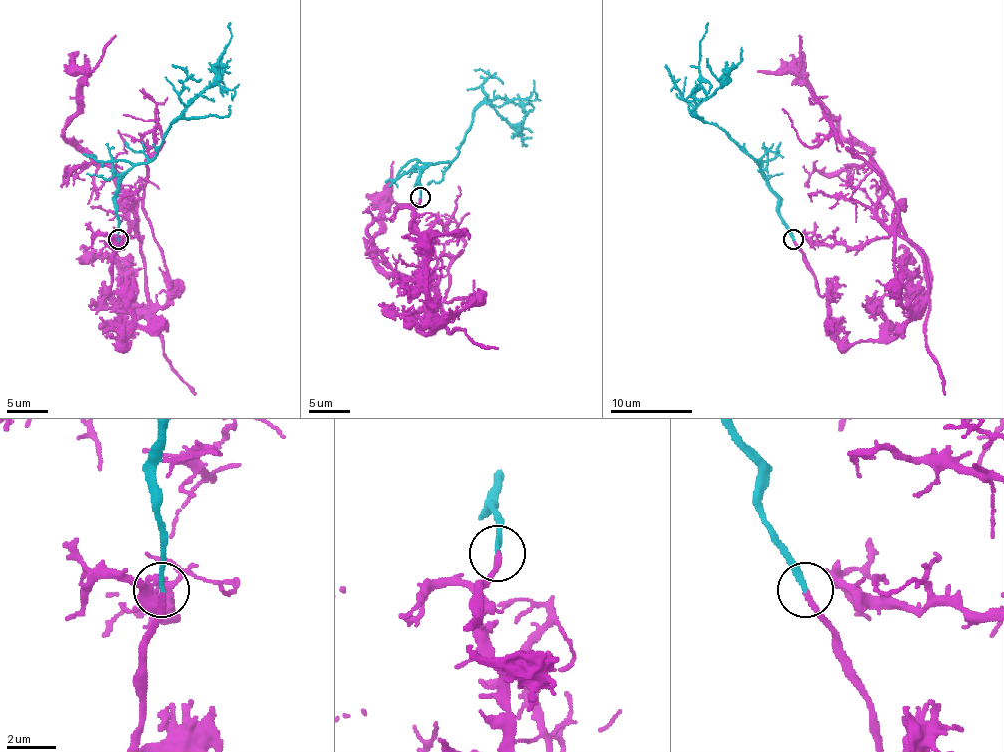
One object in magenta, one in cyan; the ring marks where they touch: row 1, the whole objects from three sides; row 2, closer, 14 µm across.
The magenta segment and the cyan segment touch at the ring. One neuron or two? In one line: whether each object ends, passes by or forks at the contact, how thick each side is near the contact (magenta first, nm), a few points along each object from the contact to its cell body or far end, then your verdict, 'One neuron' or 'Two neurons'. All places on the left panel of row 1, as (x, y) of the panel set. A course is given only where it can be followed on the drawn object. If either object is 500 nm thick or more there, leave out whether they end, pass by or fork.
At the ring magenta ends. At the ring cyan ends. Thickness 200 nm (magenta) against 200 nm. Course of magenta: (117, 240), (109, 295), (132, 315), (125, 342), (115, 244), (136, 203), (64, 135), (78, 86), (115, 35). Course of cyan: (117, 240), (115, 197), (121, 178), (156, 154), (172, 123), (217, 78), (217, 62), (230, 41), (228, 23). One neuron

